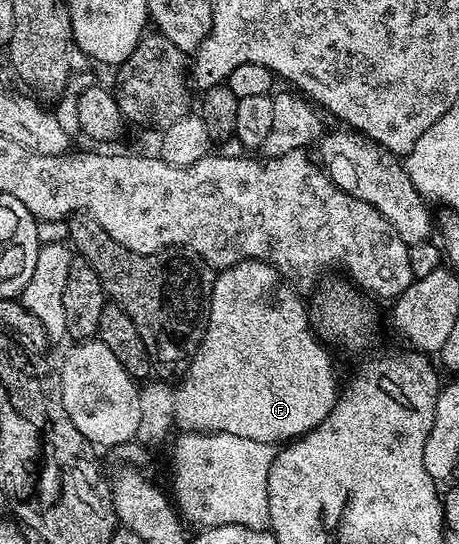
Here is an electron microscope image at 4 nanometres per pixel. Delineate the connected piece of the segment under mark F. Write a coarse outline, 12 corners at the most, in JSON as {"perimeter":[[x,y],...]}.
{"perimeter":[[266,261],[218,272],[165,424],[276,446],[335,407],[311,313]]}

